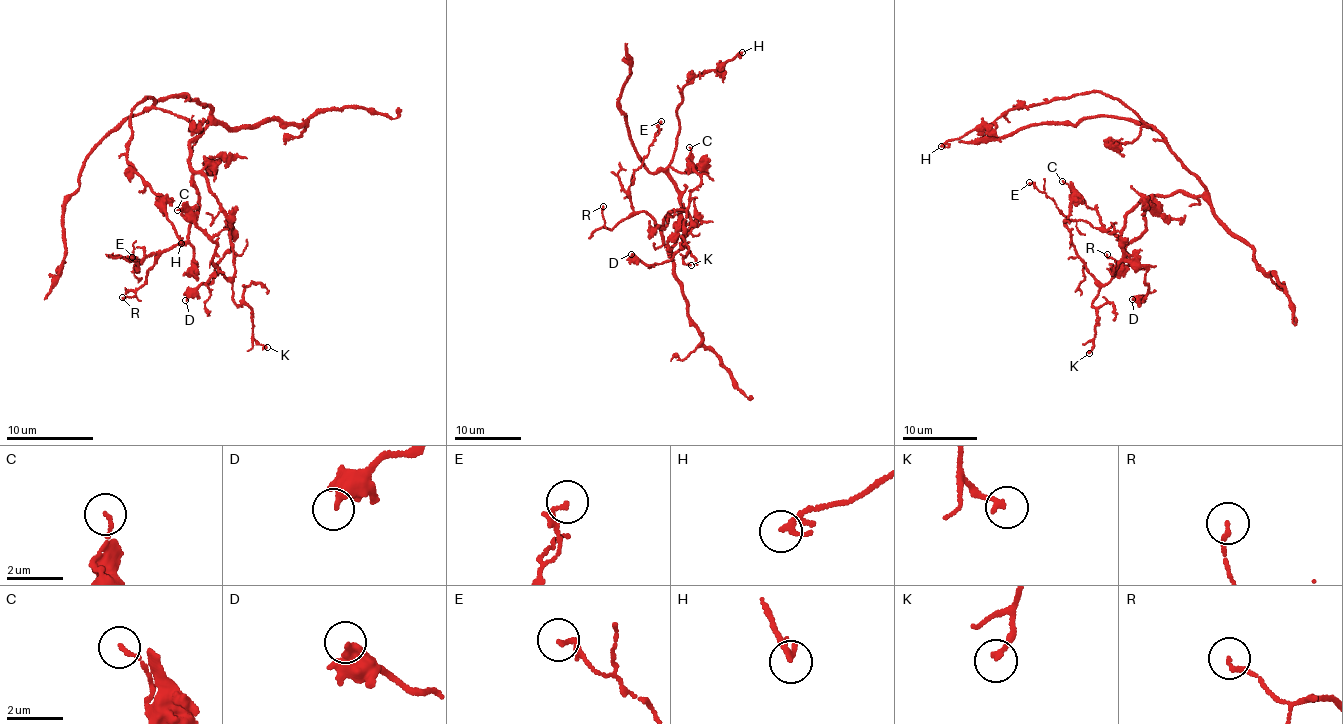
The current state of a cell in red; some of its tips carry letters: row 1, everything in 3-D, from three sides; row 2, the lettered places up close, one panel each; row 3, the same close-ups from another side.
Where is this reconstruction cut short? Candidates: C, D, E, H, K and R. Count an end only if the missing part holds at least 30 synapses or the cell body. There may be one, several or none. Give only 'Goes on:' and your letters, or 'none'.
Goes on: none

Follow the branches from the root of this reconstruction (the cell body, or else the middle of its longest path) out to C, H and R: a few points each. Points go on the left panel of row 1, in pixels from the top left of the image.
C: (207, 106), (210, 122), (189, 146), (188, 162), (231, 221), (230, 279), (214, 264), (216, 243), (177, 210)
H: (207, 106), (182, 96), (154, 102), (145, 98), (130, 116), (126, 158), (150, 184), (181, 243)
R: (207, 106), (210, 122), (189, 146), (199, 207), (187, 240), (159, 255), (147, 281), (122, 297)

